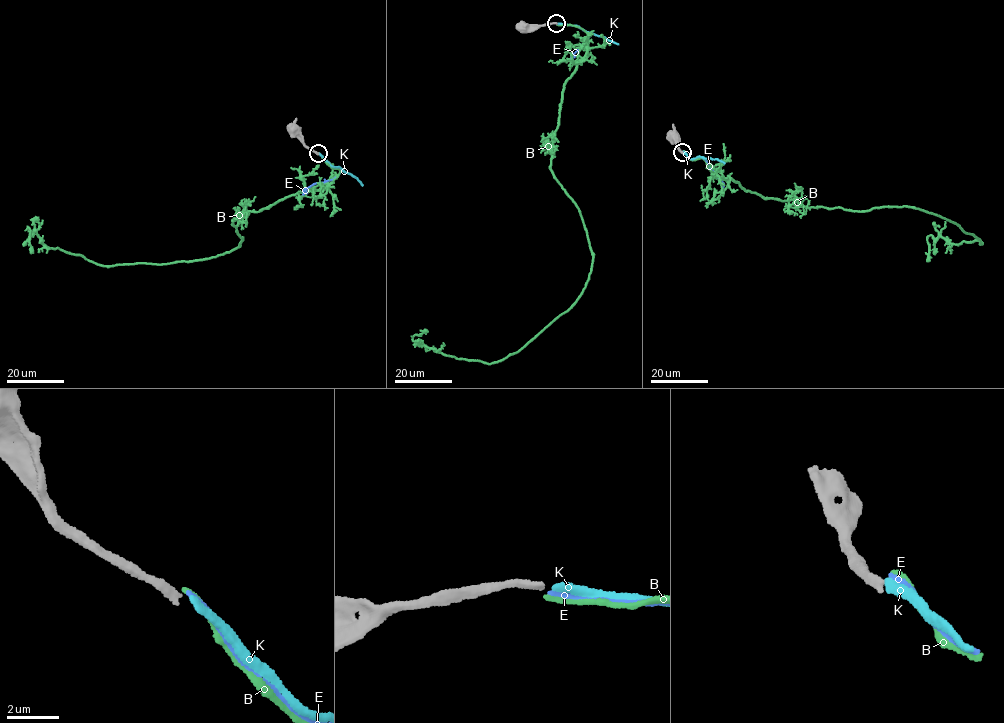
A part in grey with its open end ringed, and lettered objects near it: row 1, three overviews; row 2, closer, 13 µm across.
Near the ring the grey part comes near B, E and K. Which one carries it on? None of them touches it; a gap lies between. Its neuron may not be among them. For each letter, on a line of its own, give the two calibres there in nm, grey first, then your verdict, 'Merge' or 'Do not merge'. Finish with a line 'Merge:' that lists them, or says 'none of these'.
B: Thickness 320 nm (grey) against 200 nm. Do not merge
E: Thickness 320 nm (grey) against 180 nm. Do not merge
K: Thickness 320 nm (grey) against 300 nm. Merge
Merge: K

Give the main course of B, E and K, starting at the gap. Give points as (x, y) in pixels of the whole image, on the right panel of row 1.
B: (683, 151), (764, 197), (808, 208), (910, 207), (982, 243), (930, 235), (930, 260)
E: (683, 151), (689, 158), (701, 157), (706, 161), (723, 183), (721, 189)
K: (683, 151), (691, 159), (699, 156), (725, 163)

